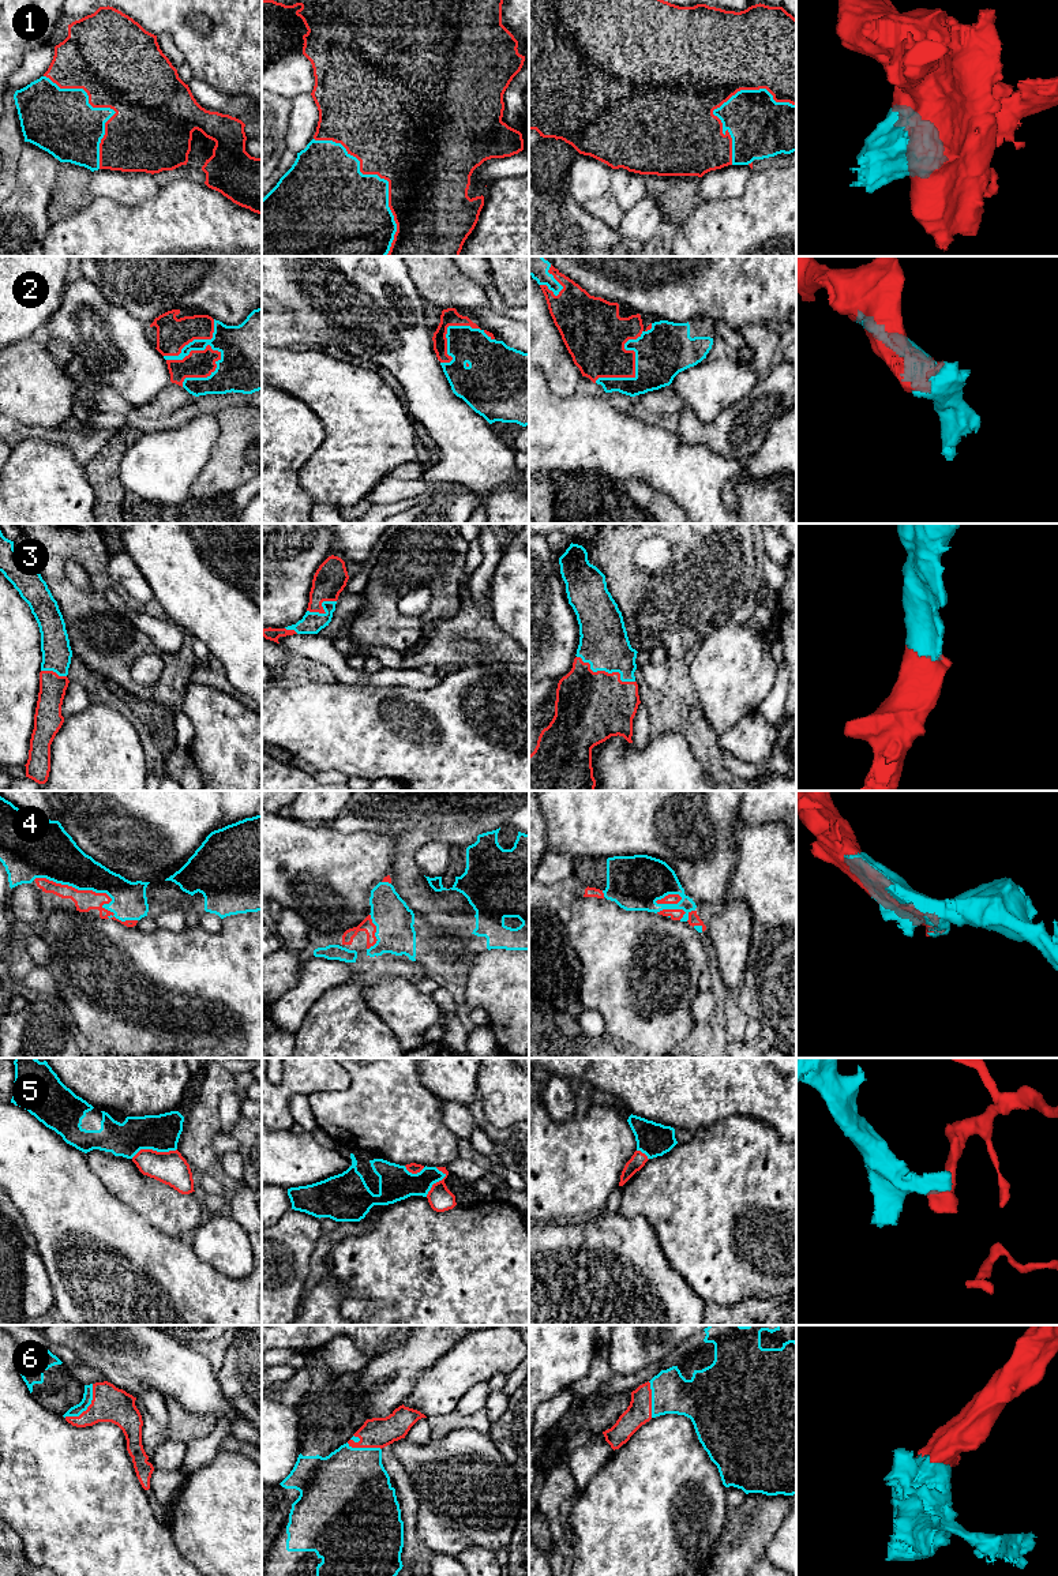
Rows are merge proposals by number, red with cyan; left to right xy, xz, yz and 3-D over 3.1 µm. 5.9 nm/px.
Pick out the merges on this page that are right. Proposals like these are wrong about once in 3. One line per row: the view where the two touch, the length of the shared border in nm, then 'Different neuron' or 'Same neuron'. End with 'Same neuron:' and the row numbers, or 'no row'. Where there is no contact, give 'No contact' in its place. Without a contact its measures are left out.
1: Touches red in xz. Shared border 800 nm. Same neuron
2: Touches red in xy. Shared border 340 nm. Same neuron
3: Touches red in yz. Shared border 380 nm. Same neuron
4: Touches red in xy. Shared border 650 nm. Same neuron
5: Touches red in xy. Shared border 280 nm. Different neuron
6: Touches red in xy. Shared border 260 nm. Same neuron
Same neuron: 1, 2, 3, 4, 6

